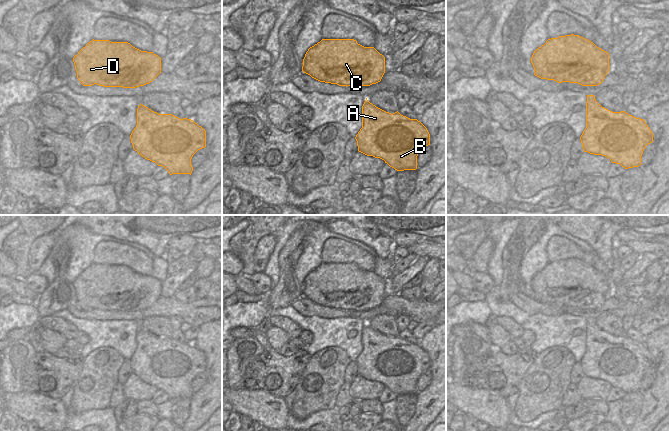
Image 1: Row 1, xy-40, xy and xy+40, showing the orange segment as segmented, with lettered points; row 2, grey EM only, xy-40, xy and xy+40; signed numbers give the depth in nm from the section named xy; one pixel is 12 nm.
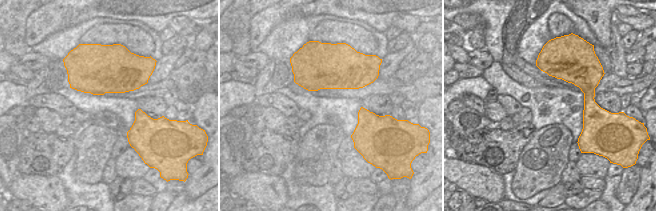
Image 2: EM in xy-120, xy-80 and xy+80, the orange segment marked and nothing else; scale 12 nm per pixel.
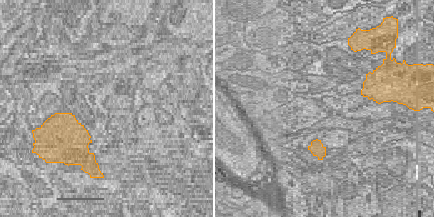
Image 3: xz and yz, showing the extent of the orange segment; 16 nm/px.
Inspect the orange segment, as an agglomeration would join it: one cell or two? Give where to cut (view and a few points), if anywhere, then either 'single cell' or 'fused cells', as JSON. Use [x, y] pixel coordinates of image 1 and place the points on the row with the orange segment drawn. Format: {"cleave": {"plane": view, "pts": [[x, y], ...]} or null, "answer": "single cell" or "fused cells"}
{"cleave": null, "answer": "single cell"}

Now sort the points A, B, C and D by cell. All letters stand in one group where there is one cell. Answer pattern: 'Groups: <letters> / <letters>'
Groups: A B C D.

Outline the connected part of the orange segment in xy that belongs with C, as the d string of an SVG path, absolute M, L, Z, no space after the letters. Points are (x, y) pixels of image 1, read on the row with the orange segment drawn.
M322 39L306 52L302 71L320 82L370 86L381 81L385 57L354 39Z

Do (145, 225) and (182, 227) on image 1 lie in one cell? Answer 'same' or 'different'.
same

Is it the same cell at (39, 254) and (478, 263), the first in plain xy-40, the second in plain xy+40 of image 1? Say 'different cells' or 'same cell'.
same cell

